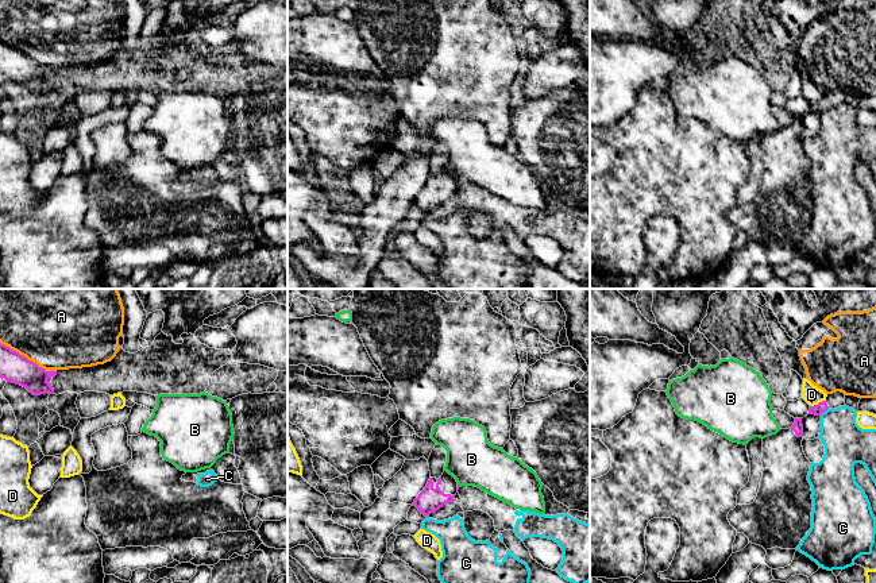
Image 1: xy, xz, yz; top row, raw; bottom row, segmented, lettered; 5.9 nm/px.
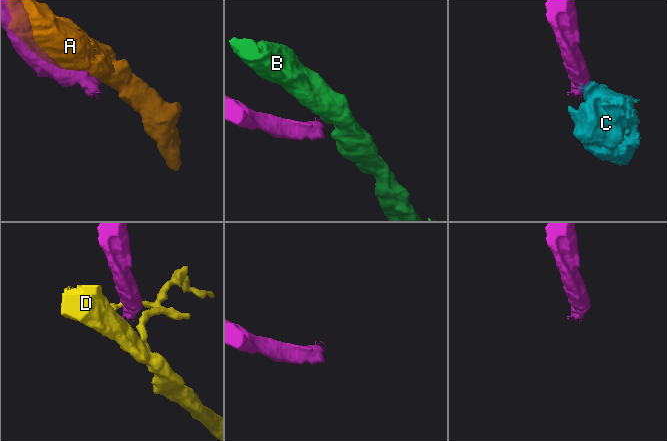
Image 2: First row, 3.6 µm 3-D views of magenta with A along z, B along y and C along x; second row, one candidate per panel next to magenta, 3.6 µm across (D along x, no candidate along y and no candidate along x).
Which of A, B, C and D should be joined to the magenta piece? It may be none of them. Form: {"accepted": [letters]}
{"accepted": []}

